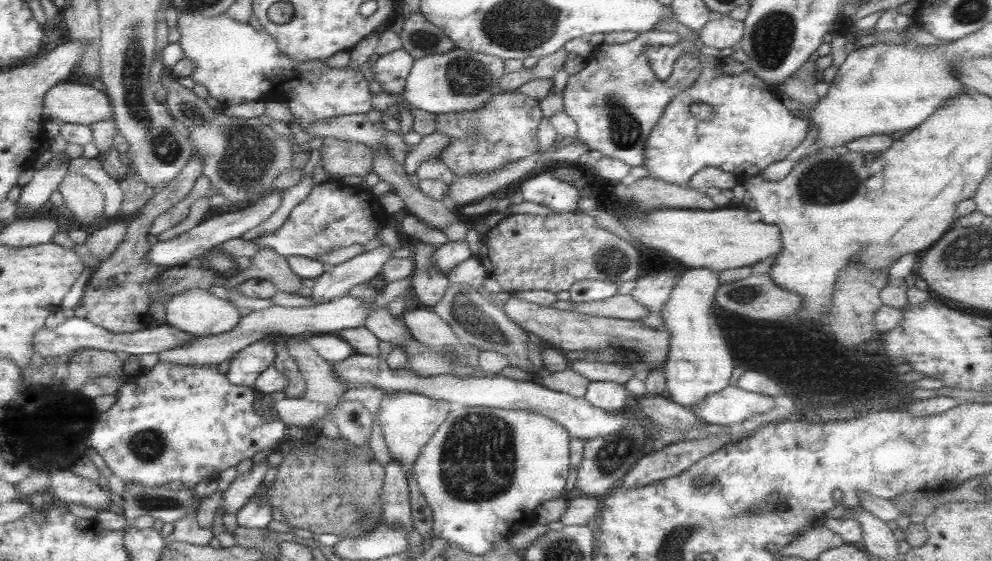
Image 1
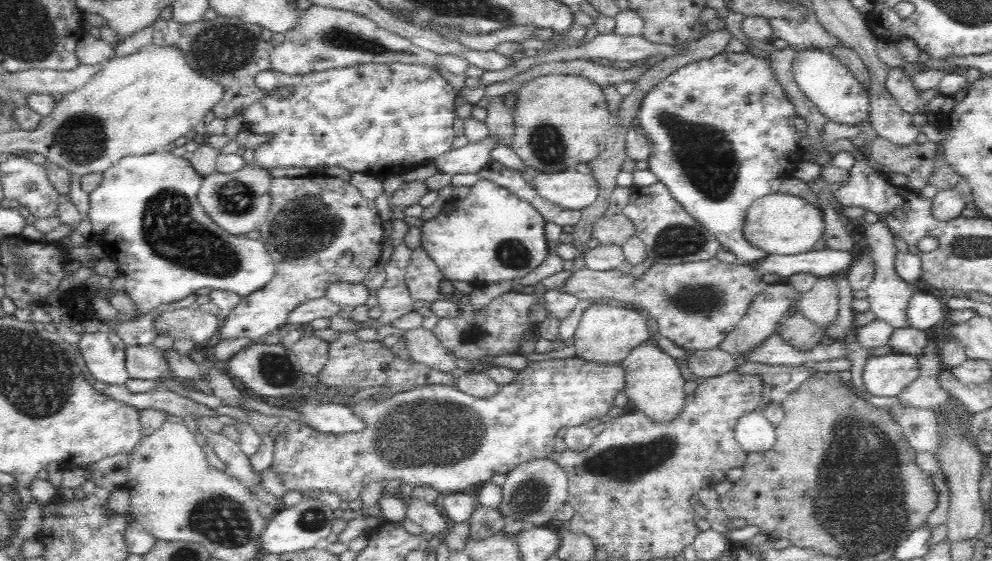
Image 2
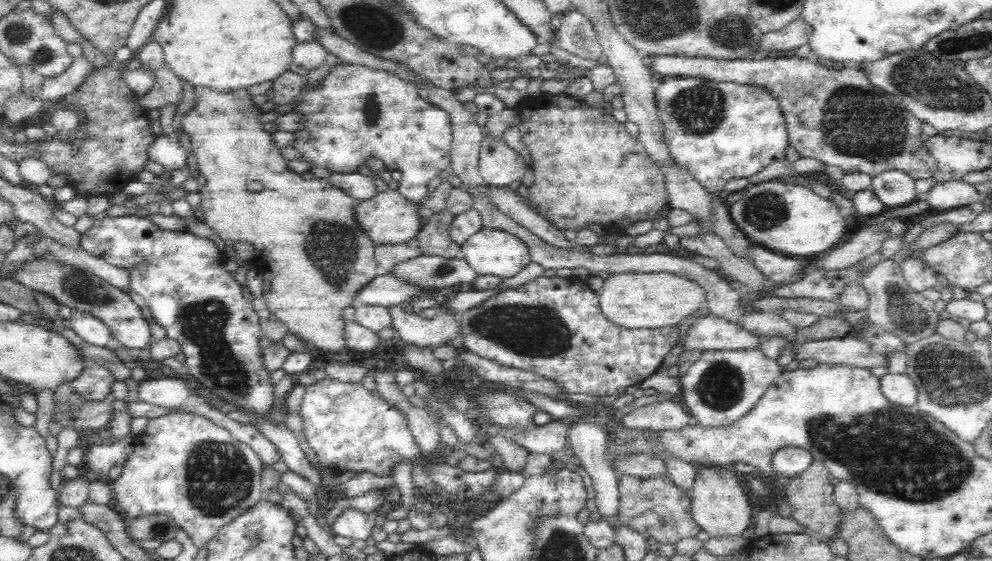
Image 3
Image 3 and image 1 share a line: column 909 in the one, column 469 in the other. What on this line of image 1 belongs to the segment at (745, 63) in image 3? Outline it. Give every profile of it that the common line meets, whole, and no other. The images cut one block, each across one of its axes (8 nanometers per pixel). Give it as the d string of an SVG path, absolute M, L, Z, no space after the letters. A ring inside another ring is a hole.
M498 91L477 110L440 114L436 118L436 133L449 139L439 160L456 176L475 176L493 172L506 164L514 164L539 150L536 137L538 125L544 120L539 101L518 92Z

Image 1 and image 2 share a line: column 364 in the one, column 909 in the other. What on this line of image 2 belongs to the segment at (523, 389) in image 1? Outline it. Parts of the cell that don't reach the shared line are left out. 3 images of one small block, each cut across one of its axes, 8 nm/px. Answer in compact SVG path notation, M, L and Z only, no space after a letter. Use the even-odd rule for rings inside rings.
M898 352L869 357L863 367L864 388L876 397L894 399L919 375L919 360Z

